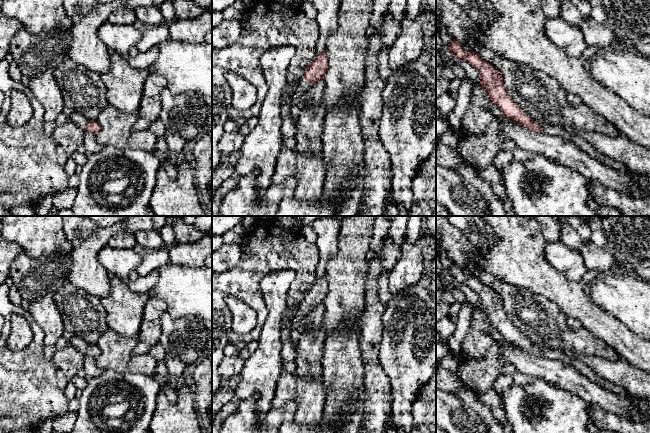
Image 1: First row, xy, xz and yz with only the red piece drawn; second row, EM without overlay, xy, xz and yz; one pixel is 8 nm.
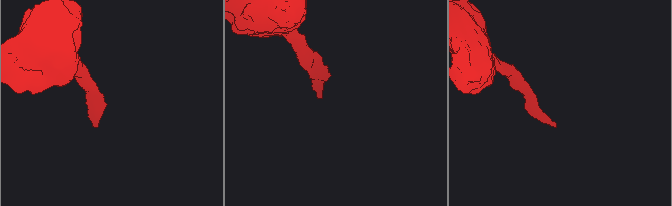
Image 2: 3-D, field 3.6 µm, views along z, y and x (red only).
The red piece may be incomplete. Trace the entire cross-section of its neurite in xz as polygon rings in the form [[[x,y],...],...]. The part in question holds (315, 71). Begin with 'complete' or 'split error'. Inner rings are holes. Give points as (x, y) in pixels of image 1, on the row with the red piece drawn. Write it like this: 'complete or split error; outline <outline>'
split error; outline [[[326,51],[319,53],[306,67],[303,78],[299,81],[298,88],[292,96],[290,116],[293,121],[297,119],[298,109],[295,105],[303,93],[317,81],[323,79],[328,65],[328,55]]]

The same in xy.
split error; outline [[[73,113],[69,117],[84,131],[89,131],[96,134],[99,131],[99,126],[96,120],[89,120],[87,117],[80,113]]]

